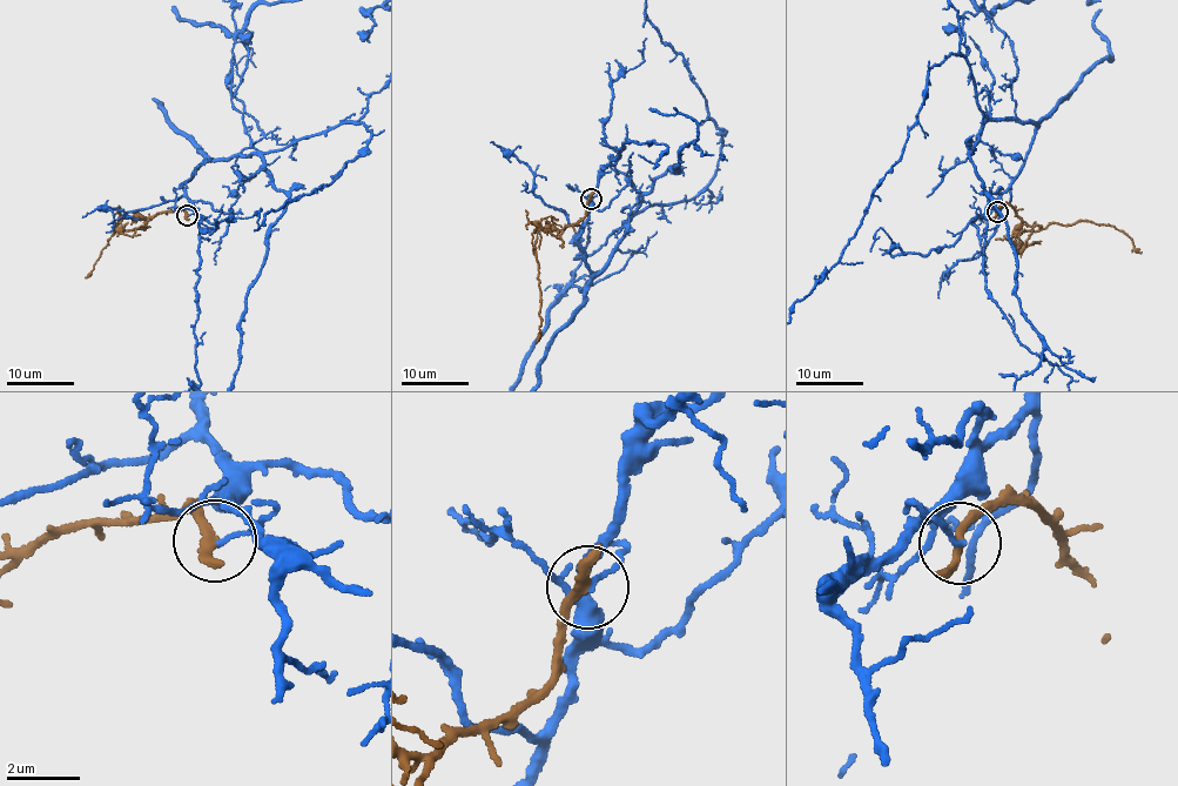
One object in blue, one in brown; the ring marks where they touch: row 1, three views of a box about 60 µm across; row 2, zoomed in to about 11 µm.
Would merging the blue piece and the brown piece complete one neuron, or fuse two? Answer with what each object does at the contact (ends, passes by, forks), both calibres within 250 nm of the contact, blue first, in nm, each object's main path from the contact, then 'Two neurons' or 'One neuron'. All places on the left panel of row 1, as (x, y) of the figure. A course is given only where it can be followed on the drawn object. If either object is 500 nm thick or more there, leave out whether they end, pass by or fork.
At the ring blue ends. At the ring brown passes by. Thickness 120 nm (blue) against 240 nm. Course of brown: (188, 215), (182, 209), (149, 217), (120, 216), (94, 269), (85, 276). Two neurons

